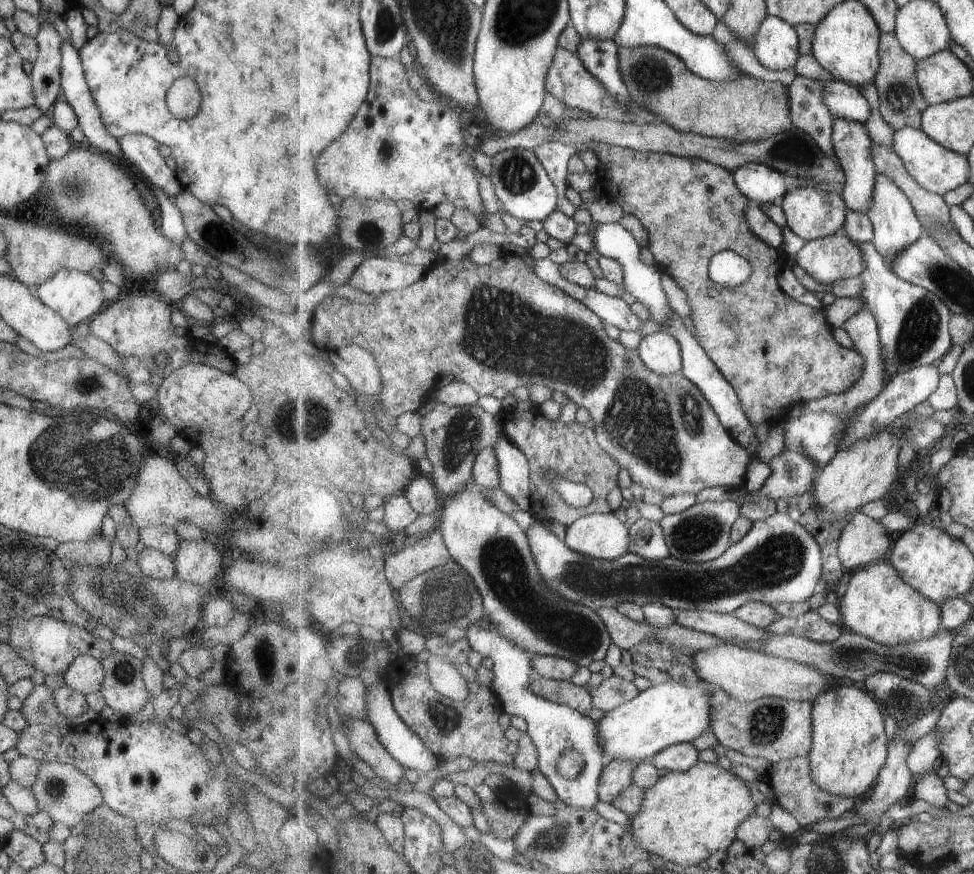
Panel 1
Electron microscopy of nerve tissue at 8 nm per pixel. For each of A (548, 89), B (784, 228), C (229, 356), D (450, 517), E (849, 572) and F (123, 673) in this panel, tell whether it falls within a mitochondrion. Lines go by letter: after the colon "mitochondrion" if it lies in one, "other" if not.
A: other
B: other
C: other
D: other
E: other
F: mitochondrion

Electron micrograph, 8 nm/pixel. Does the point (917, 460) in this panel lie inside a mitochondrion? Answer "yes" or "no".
no

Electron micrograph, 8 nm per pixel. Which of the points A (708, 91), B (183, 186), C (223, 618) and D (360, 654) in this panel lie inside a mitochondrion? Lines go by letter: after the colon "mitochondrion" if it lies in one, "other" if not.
A: other
B: other
C: other
D: other

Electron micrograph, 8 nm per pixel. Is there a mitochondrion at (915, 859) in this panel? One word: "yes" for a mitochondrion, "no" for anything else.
no

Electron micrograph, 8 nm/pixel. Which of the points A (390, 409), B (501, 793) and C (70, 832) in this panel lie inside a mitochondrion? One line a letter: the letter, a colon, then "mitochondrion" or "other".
A: other
B: other
C: other

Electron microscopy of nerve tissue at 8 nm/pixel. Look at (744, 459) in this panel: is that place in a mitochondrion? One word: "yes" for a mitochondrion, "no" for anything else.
no

